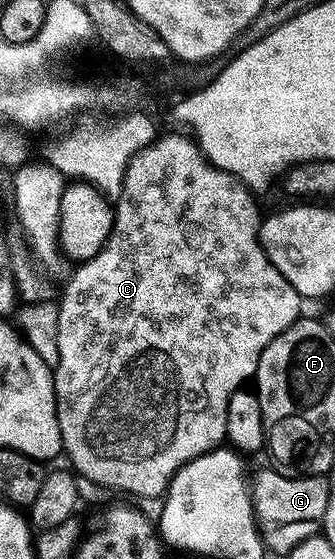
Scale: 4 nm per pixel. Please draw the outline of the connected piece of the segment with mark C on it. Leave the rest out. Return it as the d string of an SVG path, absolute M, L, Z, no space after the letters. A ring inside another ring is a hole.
M186 132L167 133L156 136L149 147L137 151L125 171L123 186L113 205L115 222L111 224L111 234L97 255L88 261L76 264L75 274L63 285L58 298L60 319L57 331L57 349L60 362L53 370L55 378L55 410L61 427L63 453L75 466L74 472L88 477L92 486L104 485L107 489L120 489L123 493L132 493L135 497L162 498L167 491L171 477L185 463L216 448L226 438L225 415L229 399L237 390L244 388L254 378L261 351L281 331L285 331L293 322L300 320L299 292L273 267L265 255L259 241L261 212L256 194L247 184L238 181L231 173L221 171L208 161L199 146ZM95 417L108 421L108 425L99 425ZM159 424L164 425L163 441L159 441Z

